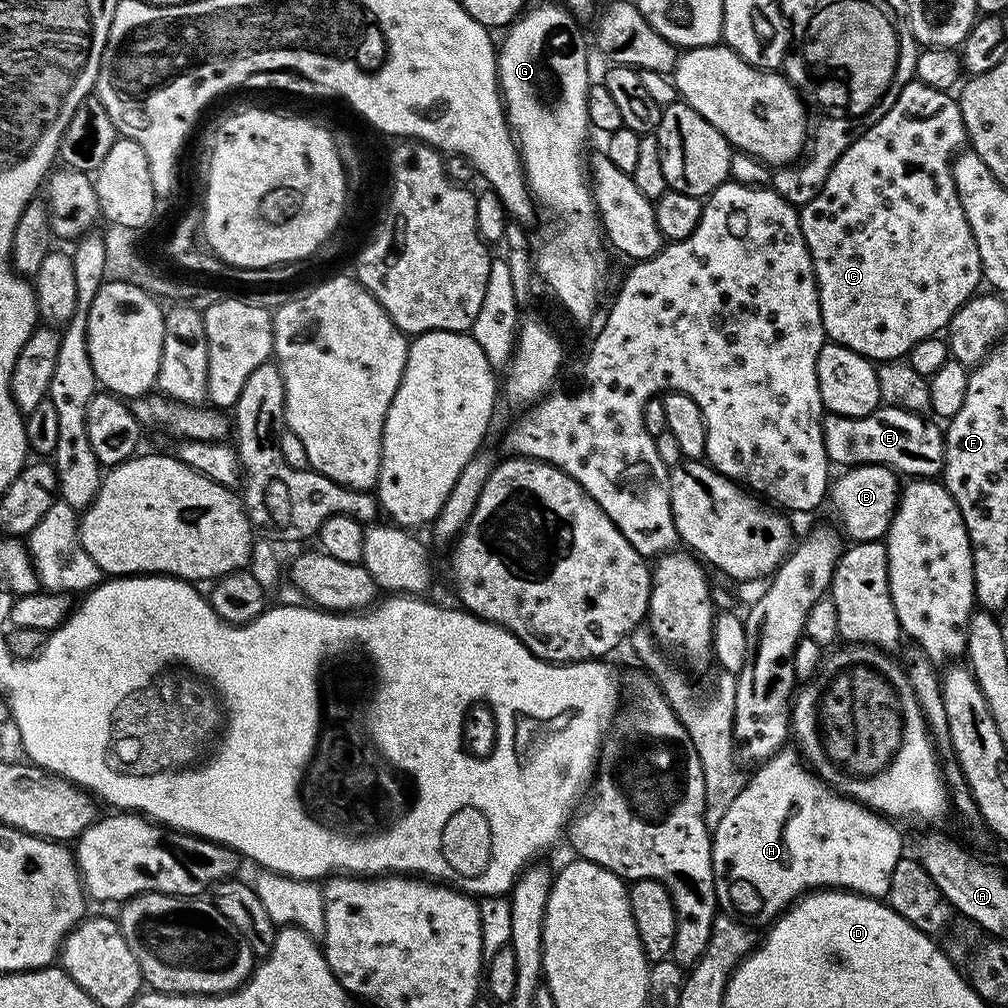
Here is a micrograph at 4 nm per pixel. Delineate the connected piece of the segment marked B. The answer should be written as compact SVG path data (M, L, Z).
M866 464L849 467L840 474L837 480L835 477L831 481L830 504L832 500L832 508L840 519L839 527L843 535L847 539L849 536L849 541L852 542L883 541L896 513L896 505L900 503L902 484L901 481L896 481L897 473L884 464Z

